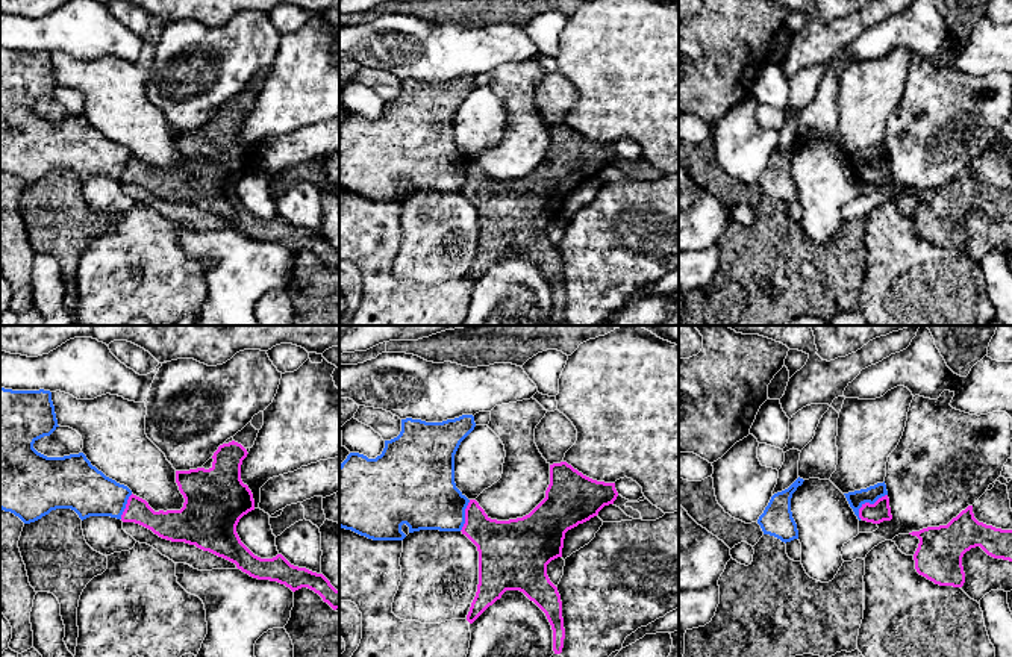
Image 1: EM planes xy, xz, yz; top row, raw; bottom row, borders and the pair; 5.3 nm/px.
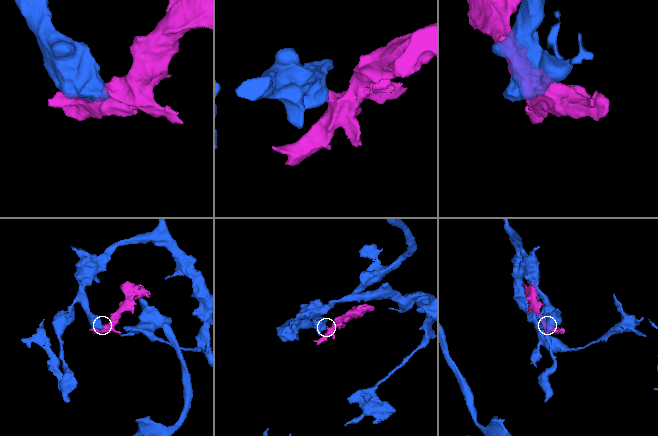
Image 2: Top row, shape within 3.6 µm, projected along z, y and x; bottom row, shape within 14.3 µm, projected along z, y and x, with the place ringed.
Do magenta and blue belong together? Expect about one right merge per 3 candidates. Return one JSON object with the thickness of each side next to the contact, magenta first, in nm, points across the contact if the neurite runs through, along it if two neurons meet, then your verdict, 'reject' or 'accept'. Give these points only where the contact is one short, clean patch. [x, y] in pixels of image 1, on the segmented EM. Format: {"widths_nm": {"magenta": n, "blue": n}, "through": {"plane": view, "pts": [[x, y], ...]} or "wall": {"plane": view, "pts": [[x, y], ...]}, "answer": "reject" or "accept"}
{"widths_nm": {"magenta": 110, "blue": 90}, "wall": {"plane": "yz", "pts": [[887, 494], [873, 503], [865, 503], [859, 509], [858, 516]]}, "answer": "reject"}

